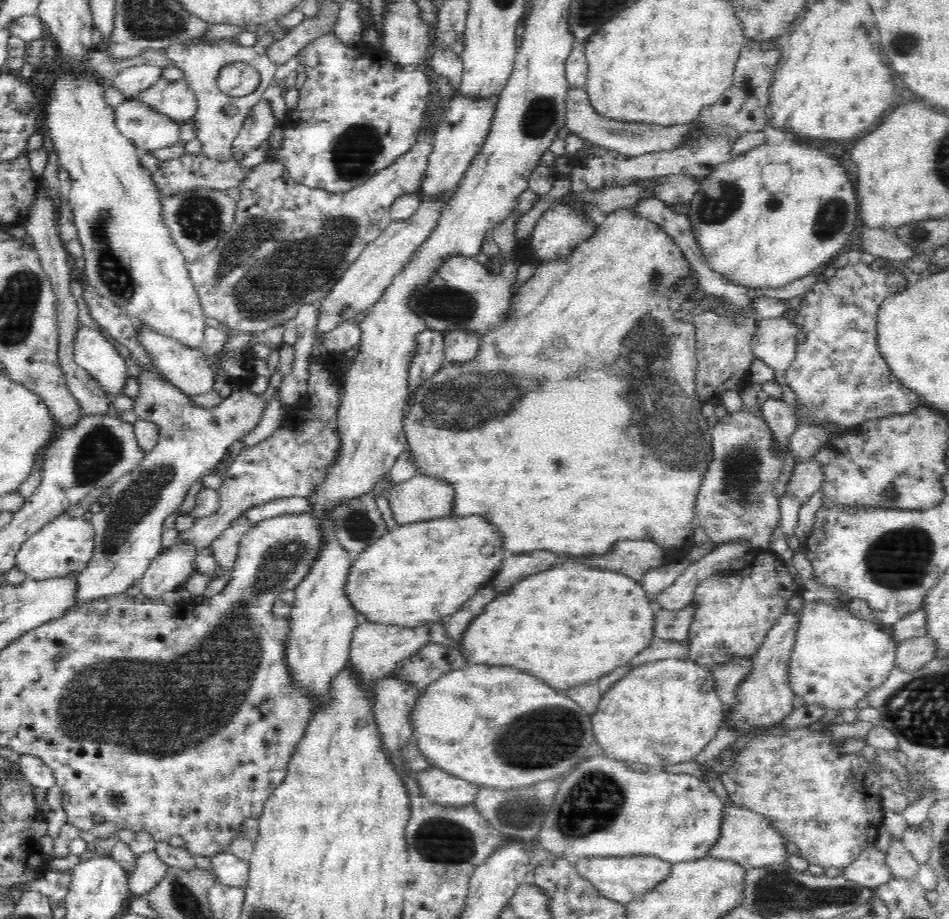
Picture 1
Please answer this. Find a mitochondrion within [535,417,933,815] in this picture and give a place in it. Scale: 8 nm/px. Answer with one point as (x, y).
(742, 464)

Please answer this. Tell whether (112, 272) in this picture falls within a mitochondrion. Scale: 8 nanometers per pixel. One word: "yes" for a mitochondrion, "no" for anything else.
yes

